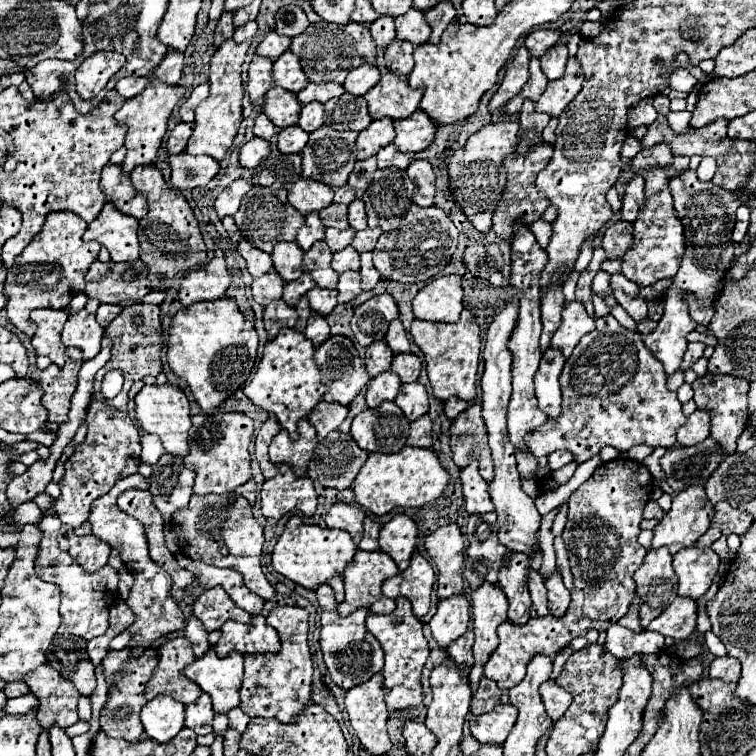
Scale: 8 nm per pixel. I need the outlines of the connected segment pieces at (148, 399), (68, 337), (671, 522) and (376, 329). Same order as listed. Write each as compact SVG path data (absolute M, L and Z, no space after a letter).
M164 383L164 385L144 385L138 395L134 397L136 401L136 421L142 431L154 433L160 437L164 443L166 453L184 457L188 453L188 429L190 429L190 403L188 397L174 385Z
M82 309L80 313L68 317L62 331L62 341L68 347L78 347L84 359L92 359L100 351L102 333L104 329L96 321L96 317L90 315L86 309Z
M692 485L684 491L680 491L674 499L672 499L672 507L670 511L664 515L664 519L654 527L654 539L652 539L652 547L650 549L658 549L658 547L668 547L672 555L676 555L682 547L690 547L698 541L700 535L704 535L710 527L710 521L714 517L714 509L712 503L708 501L704 487L700 485Z
M390 293L374 295L372 299L364 301L360 307L356 307L352 317L356 341L362 347L368 347L372 341L384 339L386 329L394 317L398 317L398 307Z

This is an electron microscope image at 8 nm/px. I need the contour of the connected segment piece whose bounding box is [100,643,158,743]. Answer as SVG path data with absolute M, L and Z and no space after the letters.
M130 643L128 647L124 647L122 651L108 651L108 655L104 657L104 677L106 677L106 681L114 675L114 671L124 669L124 667L126 667L126 677L124 677L122 685L116 685L116 687L112 689L110 699L108 699L106 705L102 707L102 711L100 711L100 729L102 729L108 737L116 737L116 739L126 739L126 741L138 743L140 737L142 737L142 733L144 733L142 723L140 723L140 711L142 711L142 707L146 705L146 699L144 699L144 687L146 687L146 683L150 681L150 677L152 677L152 673L154 673L154 667L156 667L156 661L158 661L158 659L156 659L154 649L146 649L136 661L130 661L130 647L132 647L132 643Z

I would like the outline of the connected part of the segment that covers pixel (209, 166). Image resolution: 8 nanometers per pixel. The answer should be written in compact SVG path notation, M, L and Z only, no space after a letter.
M170 155L170 181L176 189L194 189L194 187L204 187L218 171L220 165L208 155Z

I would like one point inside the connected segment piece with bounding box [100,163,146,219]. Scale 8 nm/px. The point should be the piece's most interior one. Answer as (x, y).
(116, 186)

